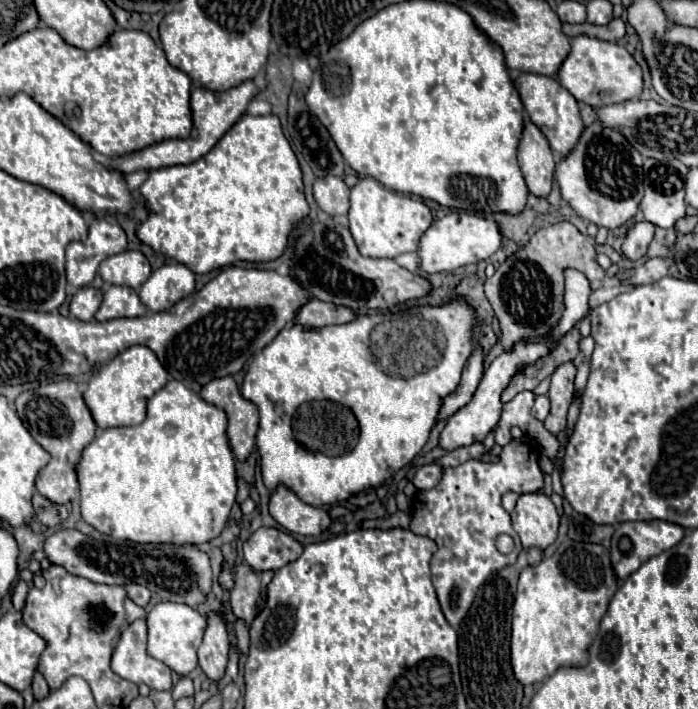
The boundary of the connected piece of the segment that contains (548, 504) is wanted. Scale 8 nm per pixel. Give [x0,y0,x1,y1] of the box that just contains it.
[511,493,559,549]

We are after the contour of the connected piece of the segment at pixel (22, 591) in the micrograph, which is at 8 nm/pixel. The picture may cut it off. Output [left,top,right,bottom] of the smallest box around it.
[13,579,29,611]

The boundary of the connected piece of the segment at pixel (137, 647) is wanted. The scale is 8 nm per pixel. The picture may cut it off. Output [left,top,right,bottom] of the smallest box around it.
[111,619,171,689]

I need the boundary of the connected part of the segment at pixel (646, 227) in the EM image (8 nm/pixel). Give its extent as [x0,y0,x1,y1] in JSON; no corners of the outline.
[621,221,655,261]

